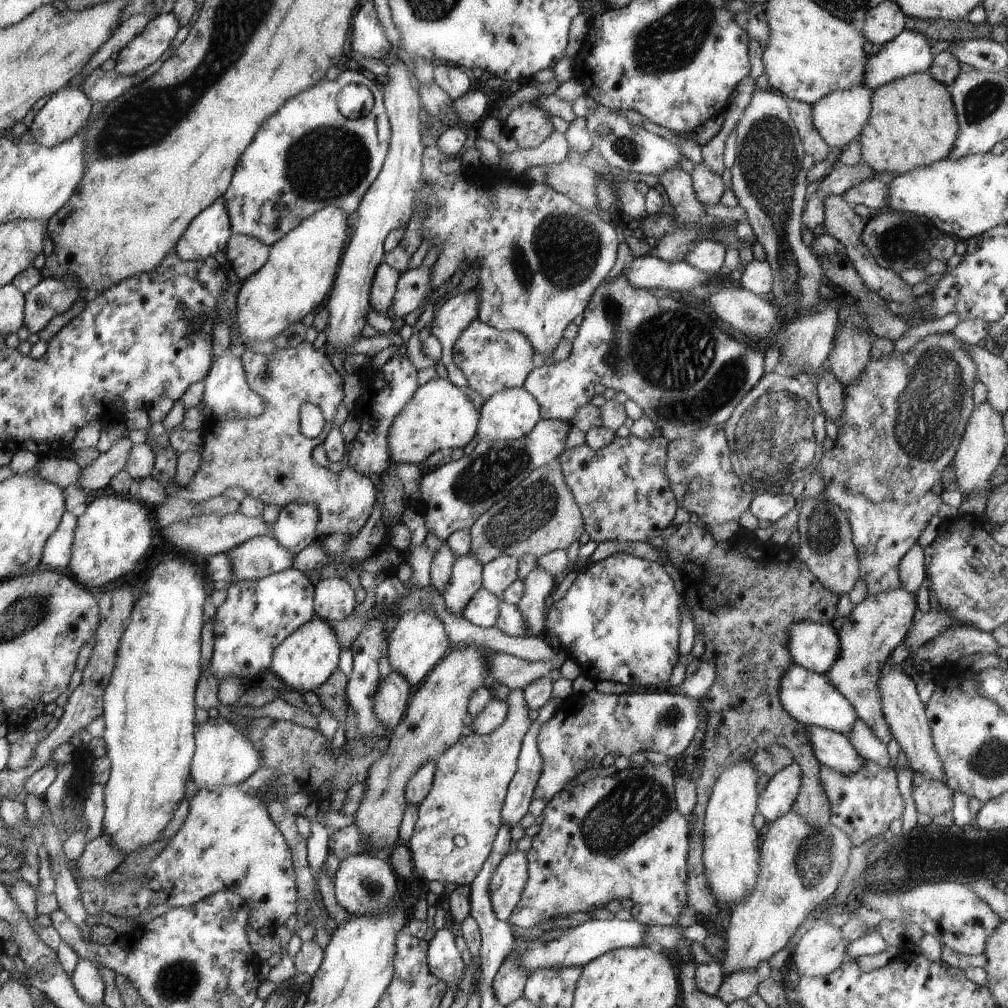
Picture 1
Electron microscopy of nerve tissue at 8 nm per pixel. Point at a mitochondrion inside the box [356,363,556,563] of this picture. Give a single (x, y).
(488, 475)

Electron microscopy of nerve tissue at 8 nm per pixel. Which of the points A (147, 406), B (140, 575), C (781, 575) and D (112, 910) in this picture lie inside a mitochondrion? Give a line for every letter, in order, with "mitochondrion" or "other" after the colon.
A: other
B: other
C: other
D: other

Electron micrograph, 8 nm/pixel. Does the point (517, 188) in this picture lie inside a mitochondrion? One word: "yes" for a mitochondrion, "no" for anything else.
no

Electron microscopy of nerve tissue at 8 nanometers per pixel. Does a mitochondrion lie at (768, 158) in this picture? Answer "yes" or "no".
yes

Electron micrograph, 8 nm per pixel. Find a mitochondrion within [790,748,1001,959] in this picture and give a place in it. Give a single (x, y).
(814, 856)

